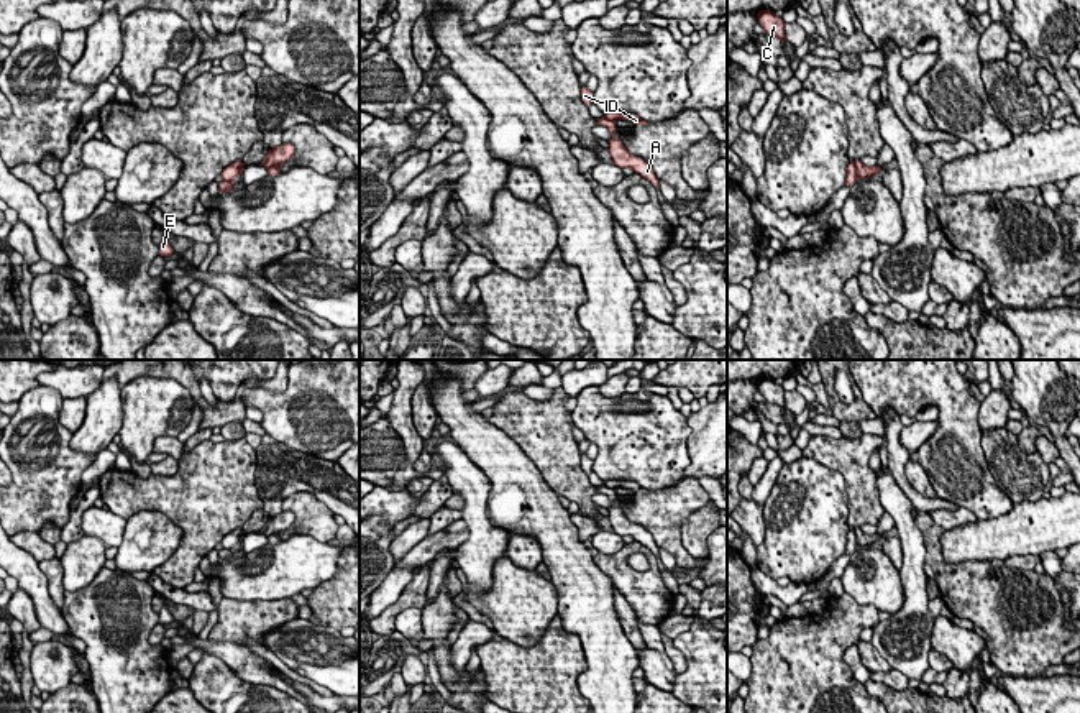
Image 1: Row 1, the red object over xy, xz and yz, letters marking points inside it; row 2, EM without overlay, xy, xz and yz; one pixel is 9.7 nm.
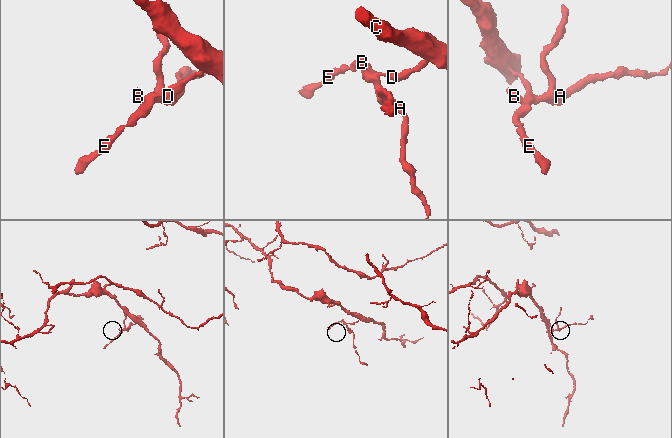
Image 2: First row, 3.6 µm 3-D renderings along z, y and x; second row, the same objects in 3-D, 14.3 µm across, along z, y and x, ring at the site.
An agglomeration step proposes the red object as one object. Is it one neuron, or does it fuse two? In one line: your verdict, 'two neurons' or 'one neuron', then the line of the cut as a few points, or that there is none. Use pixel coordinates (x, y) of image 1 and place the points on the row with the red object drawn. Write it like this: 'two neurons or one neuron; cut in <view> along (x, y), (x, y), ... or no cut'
two neurons; cut in yz along (852, 161), (857, 174)

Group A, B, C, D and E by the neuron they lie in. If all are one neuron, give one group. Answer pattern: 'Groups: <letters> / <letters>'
Groups: A B / C D E

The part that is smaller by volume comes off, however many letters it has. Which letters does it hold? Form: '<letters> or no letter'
A, B

